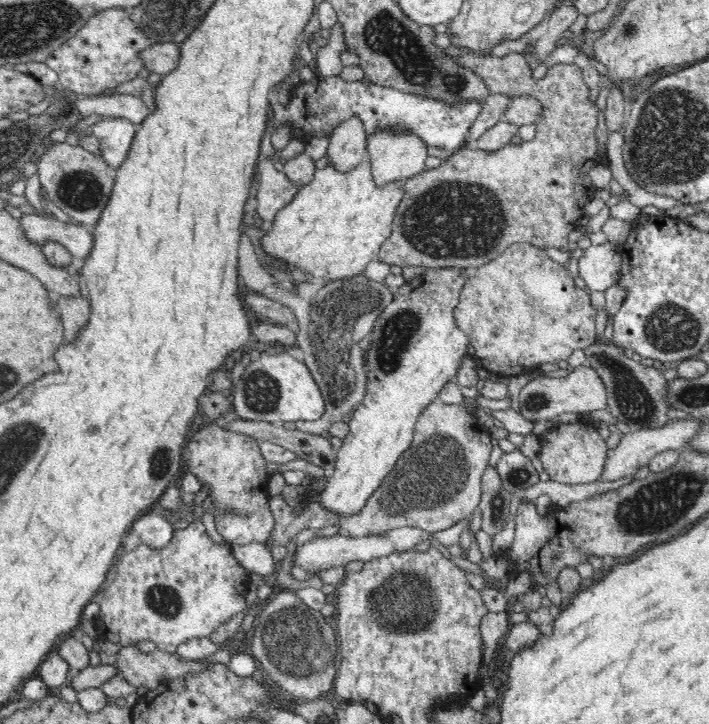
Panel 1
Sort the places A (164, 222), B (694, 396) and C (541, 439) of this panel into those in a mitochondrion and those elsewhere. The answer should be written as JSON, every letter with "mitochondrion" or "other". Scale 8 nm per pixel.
{"A":"other","B":"mitochondrion","C":"other"}

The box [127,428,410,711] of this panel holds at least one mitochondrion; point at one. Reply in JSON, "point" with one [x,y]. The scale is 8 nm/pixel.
{"point":[293,643]}

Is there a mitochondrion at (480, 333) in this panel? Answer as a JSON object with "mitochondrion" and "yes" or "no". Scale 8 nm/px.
{"mitochondrion":"no"}

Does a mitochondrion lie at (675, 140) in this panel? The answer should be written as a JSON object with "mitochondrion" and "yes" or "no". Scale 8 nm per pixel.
{"mitochondrion":"yes"}

